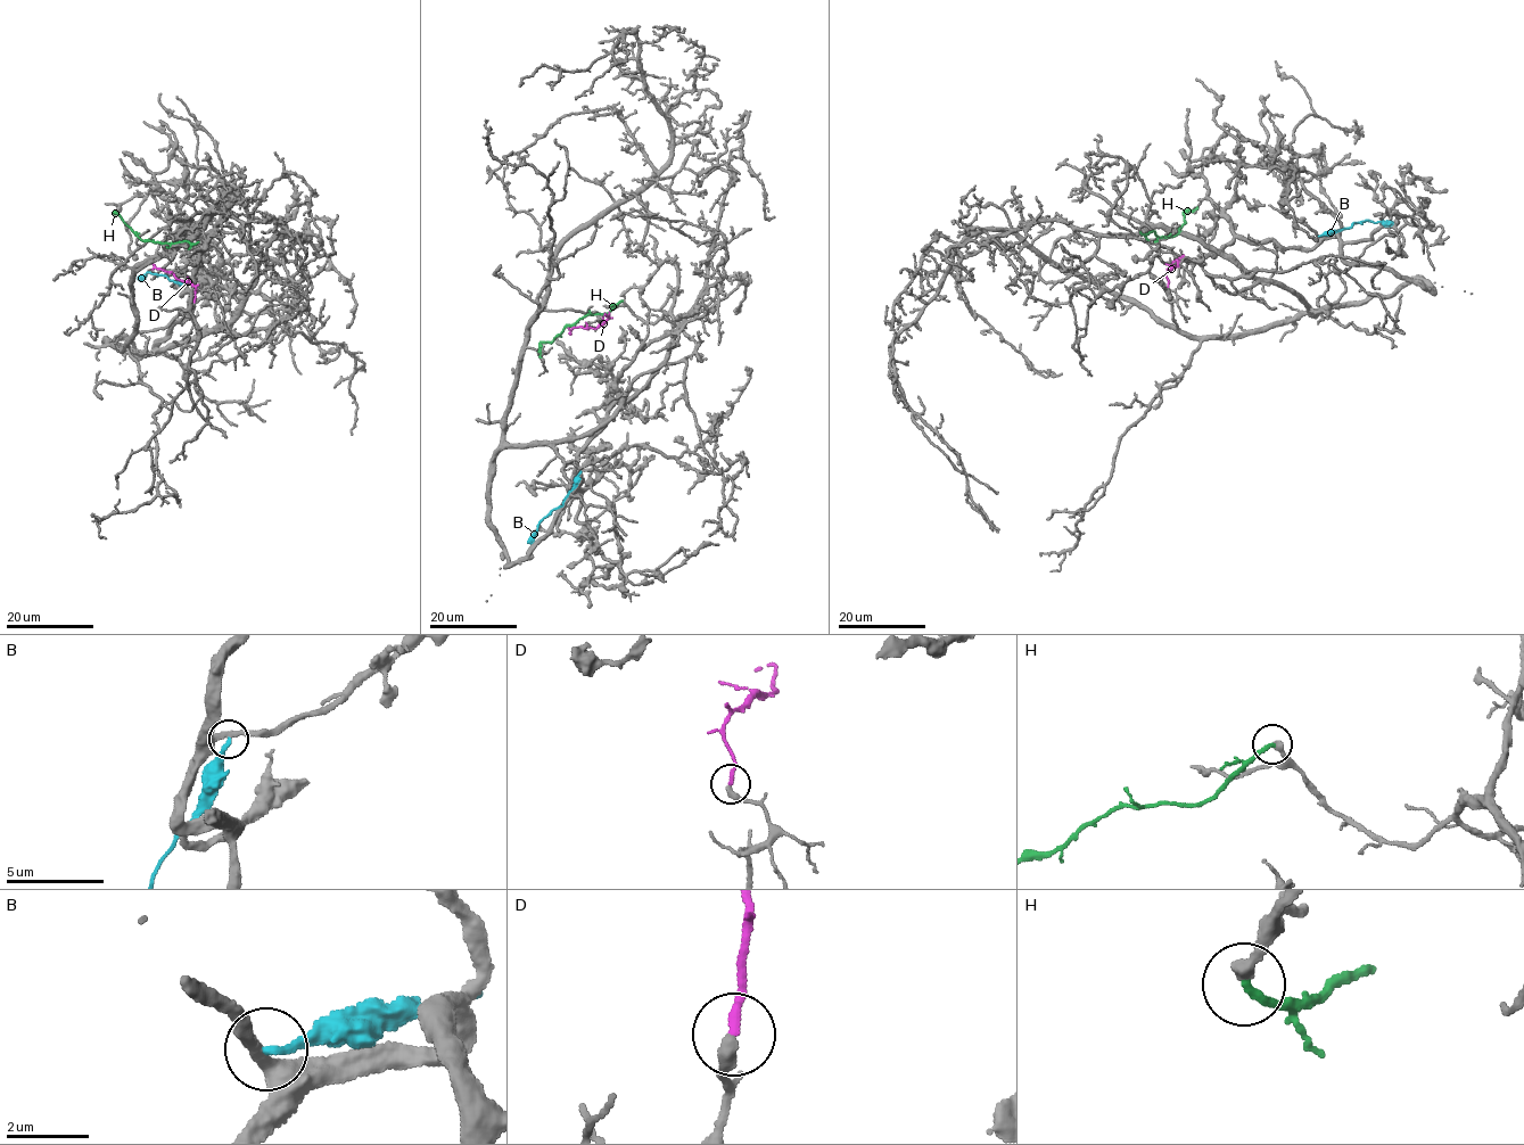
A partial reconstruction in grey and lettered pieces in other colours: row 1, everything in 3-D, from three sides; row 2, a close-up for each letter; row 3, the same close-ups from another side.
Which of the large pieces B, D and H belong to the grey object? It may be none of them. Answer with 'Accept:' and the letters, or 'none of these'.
Accept: D, H

